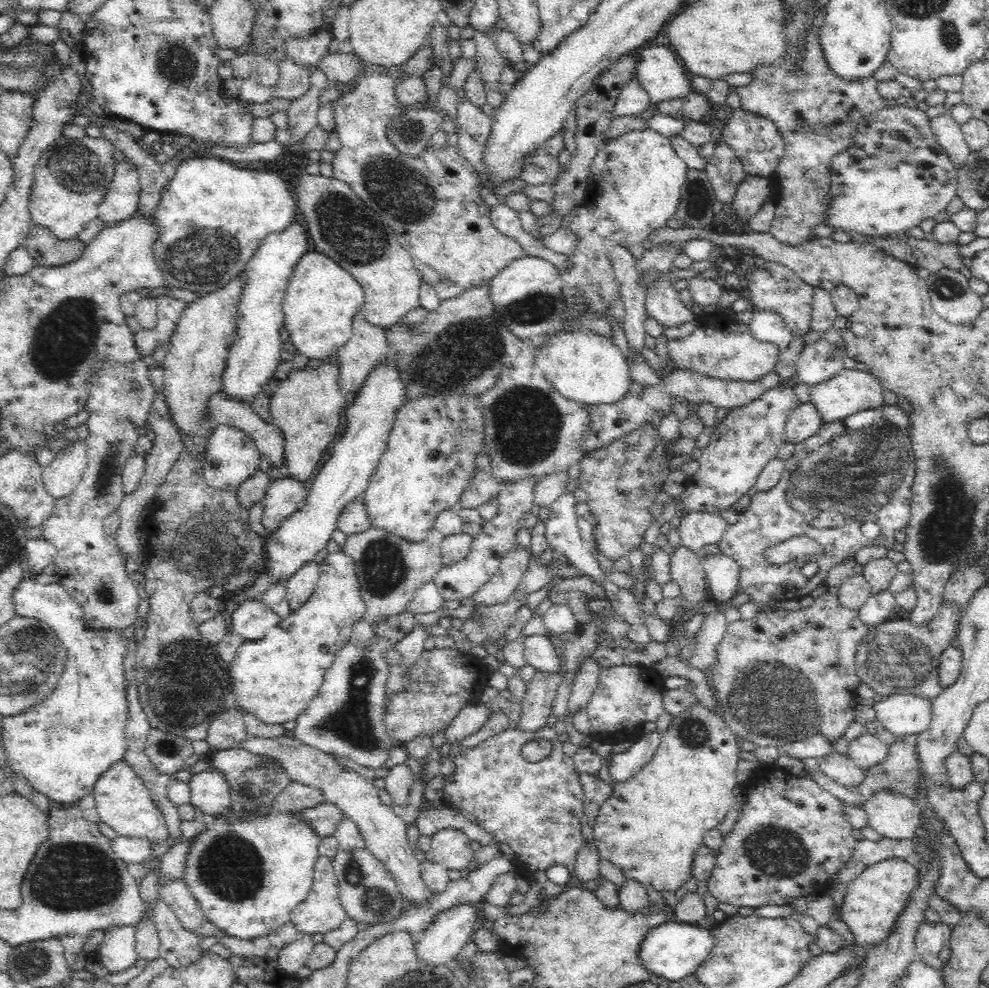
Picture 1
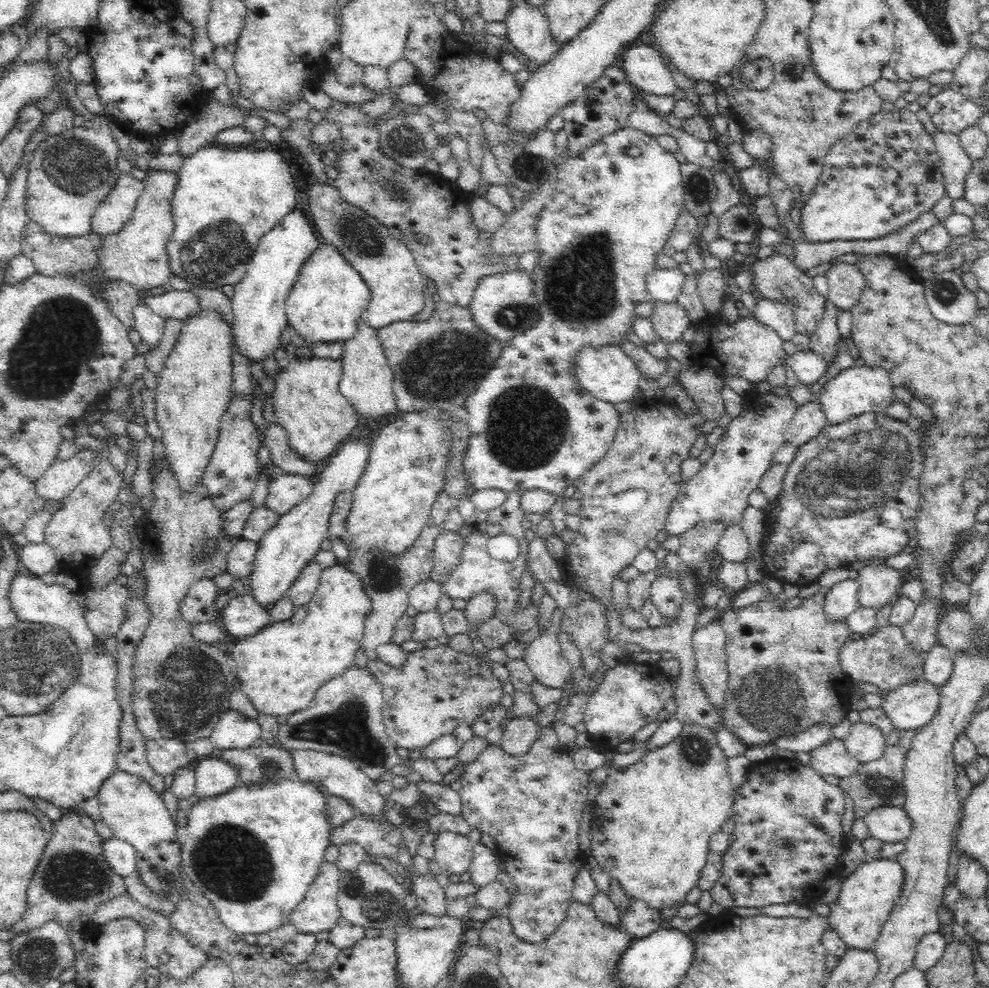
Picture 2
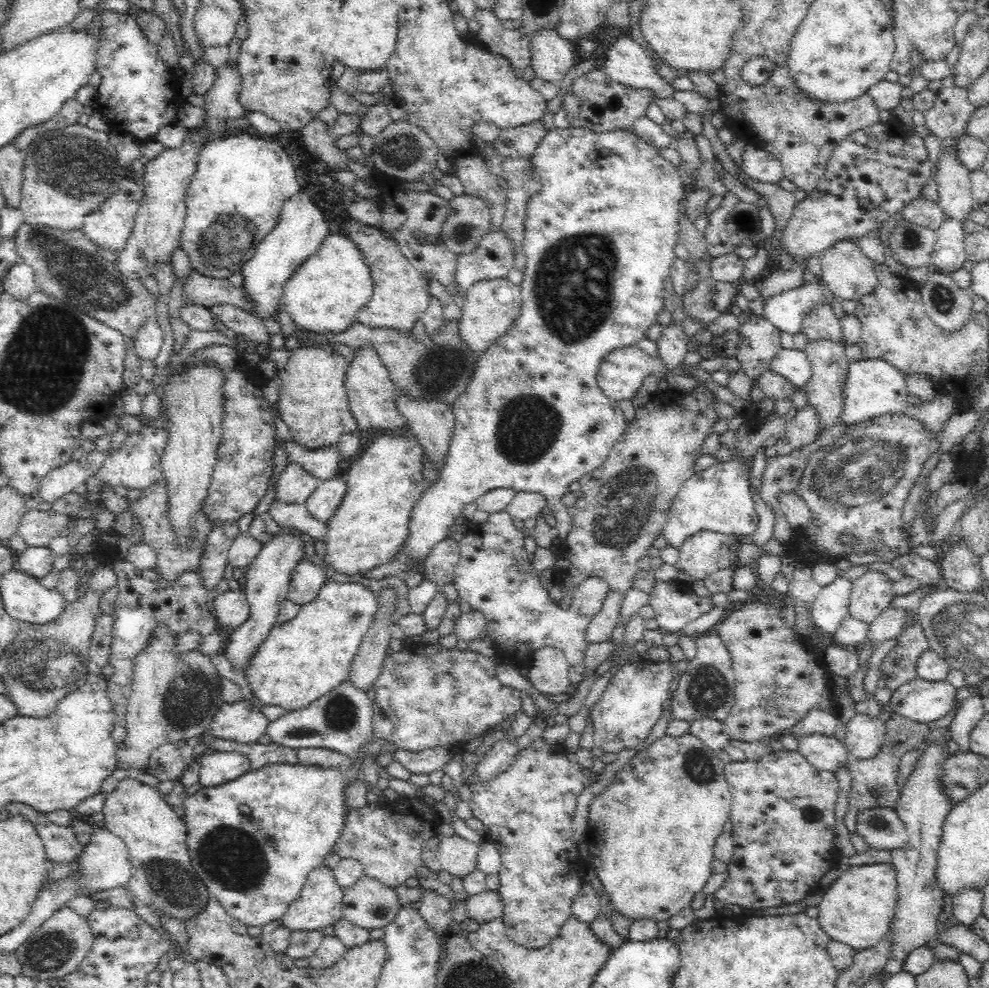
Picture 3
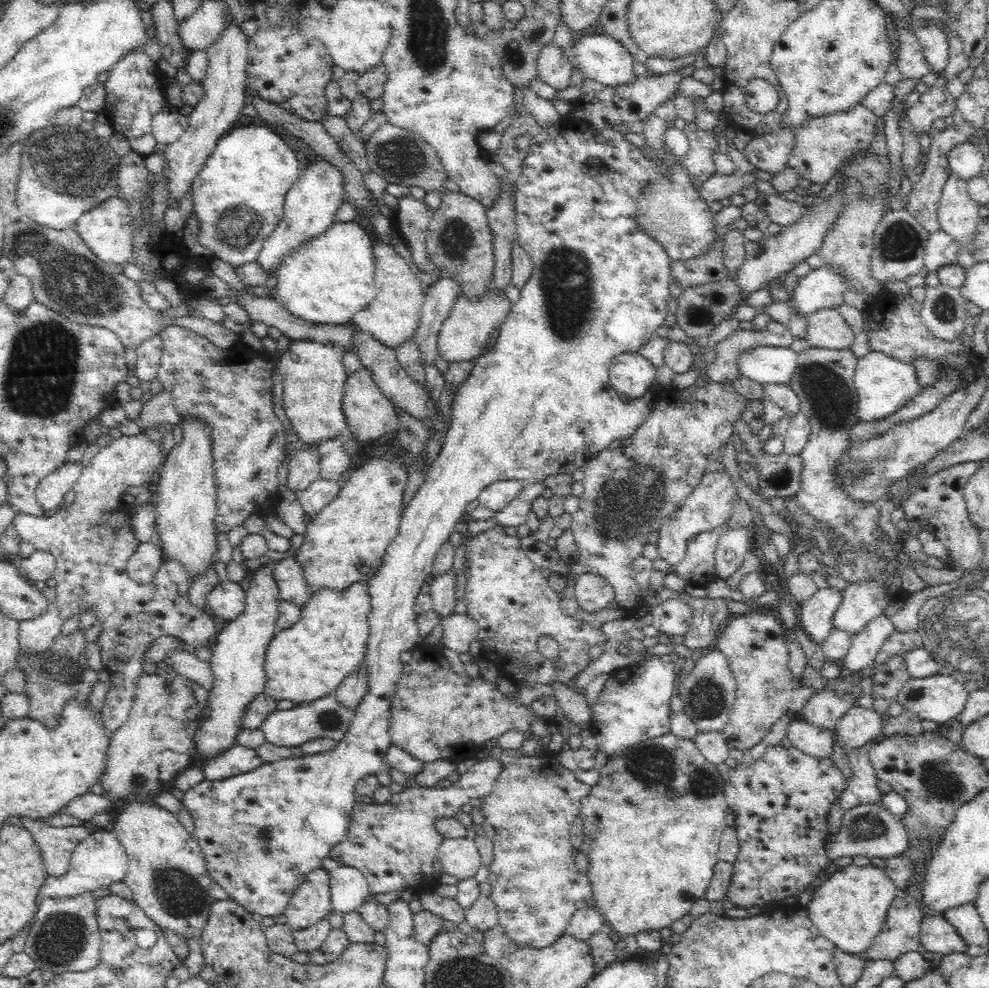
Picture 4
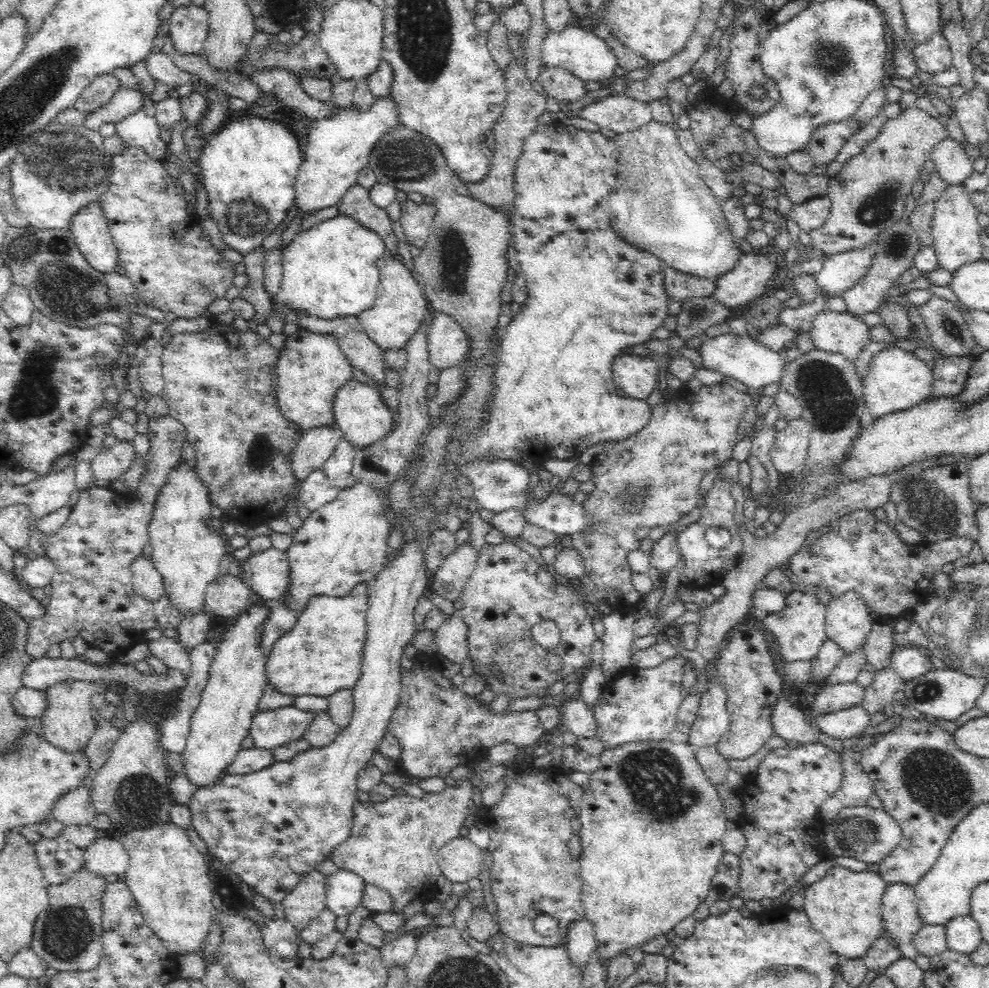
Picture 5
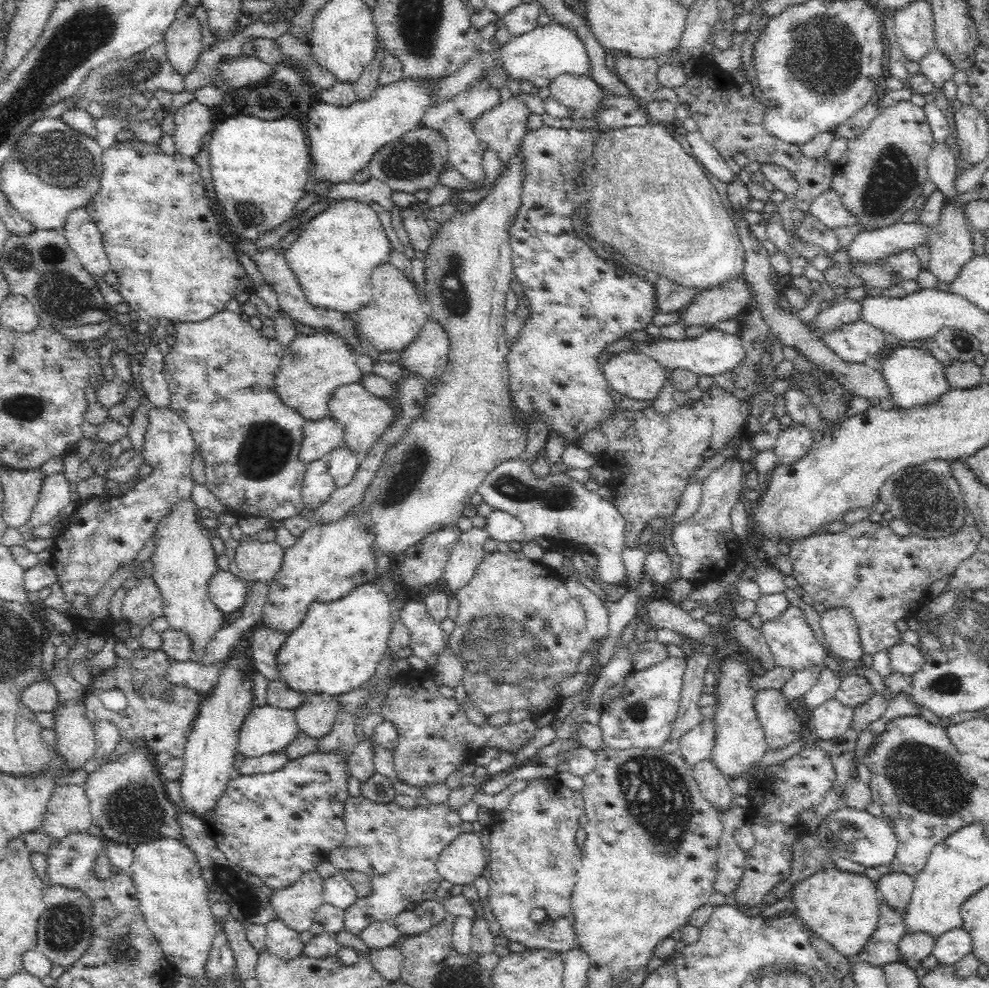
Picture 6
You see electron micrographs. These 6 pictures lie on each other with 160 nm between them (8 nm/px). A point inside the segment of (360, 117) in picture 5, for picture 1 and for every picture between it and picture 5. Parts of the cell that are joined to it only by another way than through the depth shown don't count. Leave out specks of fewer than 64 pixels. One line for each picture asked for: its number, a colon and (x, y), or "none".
1: (252, 359)
2: (258, 305)
3: (303, 226)
4: (308, 209)

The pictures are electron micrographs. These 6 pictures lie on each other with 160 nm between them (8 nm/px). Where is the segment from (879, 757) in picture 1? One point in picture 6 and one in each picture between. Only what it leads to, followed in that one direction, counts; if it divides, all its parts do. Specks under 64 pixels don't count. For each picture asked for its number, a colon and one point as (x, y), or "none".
2: (865, 742)
3: (866, 733)
4: (859, 727)
5: (850, 722)
6: (831, 719)

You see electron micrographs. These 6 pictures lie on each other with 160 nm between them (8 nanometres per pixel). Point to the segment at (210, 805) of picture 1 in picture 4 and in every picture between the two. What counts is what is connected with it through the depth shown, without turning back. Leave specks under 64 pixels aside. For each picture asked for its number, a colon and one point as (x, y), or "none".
2: (213, 777)
3: (216, 768)
4: (233, 761)

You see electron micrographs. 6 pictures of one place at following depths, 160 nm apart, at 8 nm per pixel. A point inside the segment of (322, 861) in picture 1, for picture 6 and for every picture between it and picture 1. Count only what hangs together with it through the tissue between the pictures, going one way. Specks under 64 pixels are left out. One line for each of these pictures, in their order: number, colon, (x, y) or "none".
2: (318, 912)
3: (320, 903)
4: (312, 902)
5: (302, 905)
6: (296, 905)

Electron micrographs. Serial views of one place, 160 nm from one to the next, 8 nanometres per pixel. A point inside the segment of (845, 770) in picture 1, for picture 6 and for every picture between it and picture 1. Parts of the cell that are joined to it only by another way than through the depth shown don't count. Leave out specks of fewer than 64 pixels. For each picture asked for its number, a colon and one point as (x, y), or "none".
2: (832, 760)
3: (828, 753)
4: (809, 739)
5: (790, 723)
6: (782, 726)

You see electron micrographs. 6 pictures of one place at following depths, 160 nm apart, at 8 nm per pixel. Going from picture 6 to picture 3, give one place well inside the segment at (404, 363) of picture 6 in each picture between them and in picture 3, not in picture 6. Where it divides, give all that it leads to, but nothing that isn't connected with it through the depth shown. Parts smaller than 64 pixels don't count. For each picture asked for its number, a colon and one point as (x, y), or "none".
3: (490, 308)
4: (468, 331)
5: (448, 344)

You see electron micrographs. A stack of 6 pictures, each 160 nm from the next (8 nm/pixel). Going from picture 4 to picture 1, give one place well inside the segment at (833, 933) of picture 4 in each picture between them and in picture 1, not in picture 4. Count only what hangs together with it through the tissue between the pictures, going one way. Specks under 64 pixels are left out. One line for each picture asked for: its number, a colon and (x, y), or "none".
1: (873, 902)
2: (867, 896)
3: (857, 909)

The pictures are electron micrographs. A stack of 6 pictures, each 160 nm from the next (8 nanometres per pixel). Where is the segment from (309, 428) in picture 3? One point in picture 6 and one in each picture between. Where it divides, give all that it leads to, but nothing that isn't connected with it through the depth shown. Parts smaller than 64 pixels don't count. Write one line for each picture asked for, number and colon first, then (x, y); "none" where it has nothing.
4: (314, 378)
5: (311, 368)
6: (312, 367)

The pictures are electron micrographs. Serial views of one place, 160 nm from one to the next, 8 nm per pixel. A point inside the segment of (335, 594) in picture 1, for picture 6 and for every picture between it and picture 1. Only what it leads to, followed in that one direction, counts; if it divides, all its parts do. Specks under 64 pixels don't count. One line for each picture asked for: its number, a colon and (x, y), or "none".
2: (280, 669)
3: (301, 659)
4: (307, 661)
5: (323, 653)
6: (337, 647)

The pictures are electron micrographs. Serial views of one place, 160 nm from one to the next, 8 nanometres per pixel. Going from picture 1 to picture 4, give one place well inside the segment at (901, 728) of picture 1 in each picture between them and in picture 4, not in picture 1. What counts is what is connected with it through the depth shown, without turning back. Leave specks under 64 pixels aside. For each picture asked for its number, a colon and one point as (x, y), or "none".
2: (910, 707)
3: (921, 701)
4: (940, 698)

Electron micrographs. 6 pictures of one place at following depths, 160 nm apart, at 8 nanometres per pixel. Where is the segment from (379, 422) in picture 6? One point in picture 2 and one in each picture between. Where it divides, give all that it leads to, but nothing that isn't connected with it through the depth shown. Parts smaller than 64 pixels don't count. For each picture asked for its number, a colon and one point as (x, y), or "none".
2: (367, 382)
3: (372, 396)
4: (369, 414)
5: (359, 411)

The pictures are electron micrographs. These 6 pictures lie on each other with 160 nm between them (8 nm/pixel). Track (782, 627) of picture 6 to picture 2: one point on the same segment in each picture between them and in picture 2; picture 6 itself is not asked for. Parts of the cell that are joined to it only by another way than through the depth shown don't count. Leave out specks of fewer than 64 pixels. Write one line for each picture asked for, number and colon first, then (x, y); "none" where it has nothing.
2: (842, 600)
3: (831, 607)
4: (816, 614)
5: (799, 631)

